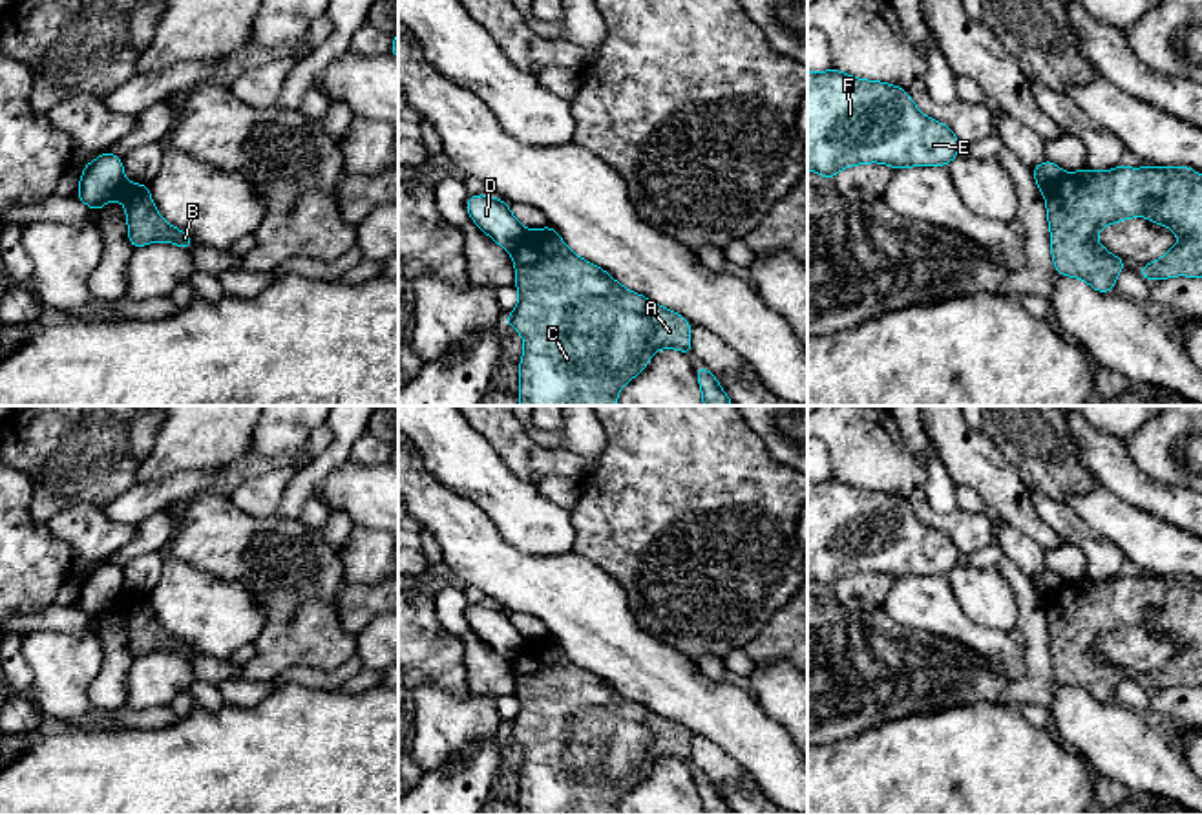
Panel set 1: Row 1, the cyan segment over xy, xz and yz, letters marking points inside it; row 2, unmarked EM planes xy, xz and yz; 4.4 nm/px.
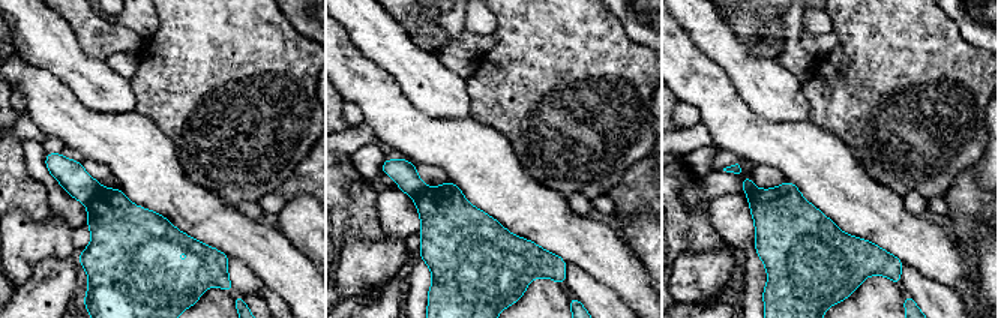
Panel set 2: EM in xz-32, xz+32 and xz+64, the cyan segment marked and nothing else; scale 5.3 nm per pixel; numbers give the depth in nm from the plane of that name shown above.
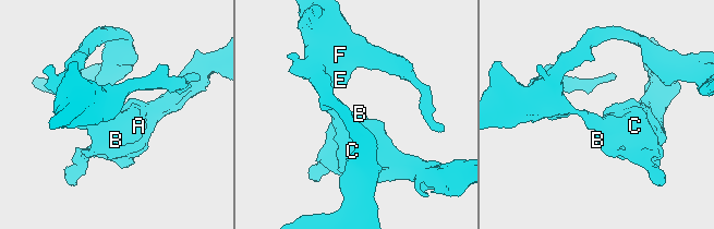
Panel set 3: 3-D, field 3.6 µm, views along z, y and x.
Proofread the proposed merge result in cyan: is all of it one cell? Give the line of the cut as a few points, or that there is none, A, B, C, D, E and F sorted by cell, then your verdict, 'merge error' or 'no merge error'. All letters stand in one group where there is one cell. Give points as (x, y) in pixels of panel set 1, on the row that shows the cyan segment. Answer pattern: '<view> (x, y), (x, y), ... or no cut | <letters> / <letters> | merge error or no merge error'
xz (528, 231), (510, 253) | A B C / D E F | merge error

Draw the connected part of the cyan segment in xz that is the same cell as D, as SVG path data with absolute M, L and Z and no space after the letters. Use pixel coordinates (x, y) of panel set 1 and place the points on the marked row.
M486 194L469 196L466 210L473 223L508 252L515 250L528 234L502 199Z

